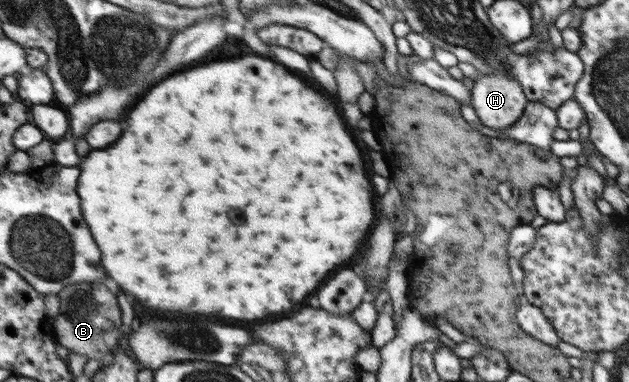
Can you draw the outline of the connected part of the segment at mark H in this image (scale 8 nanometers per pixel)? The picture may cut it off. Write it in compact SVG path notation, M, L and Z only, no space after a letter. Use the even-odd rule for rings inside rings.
M506 72L479 77L470 90L470 105L478 121L498 132L510 128L527 104L520 84Z

